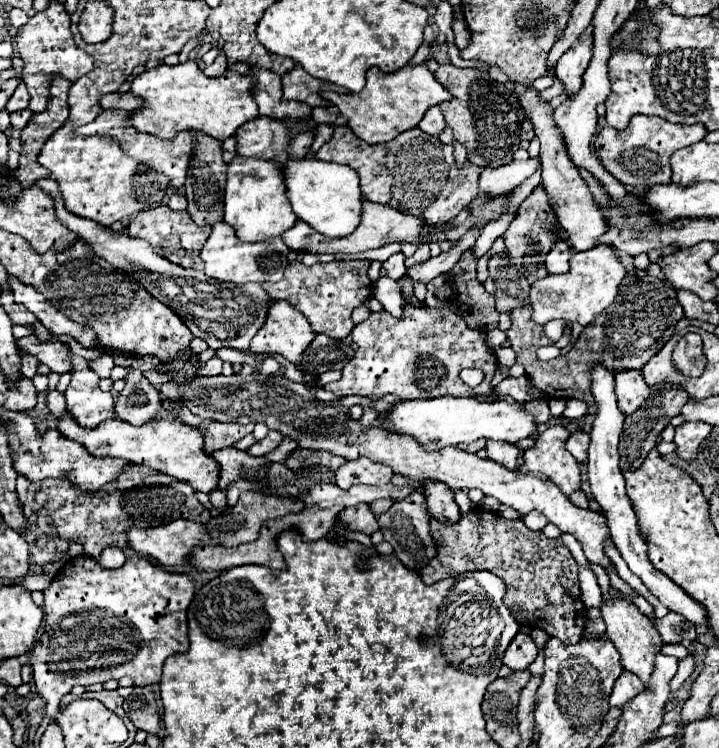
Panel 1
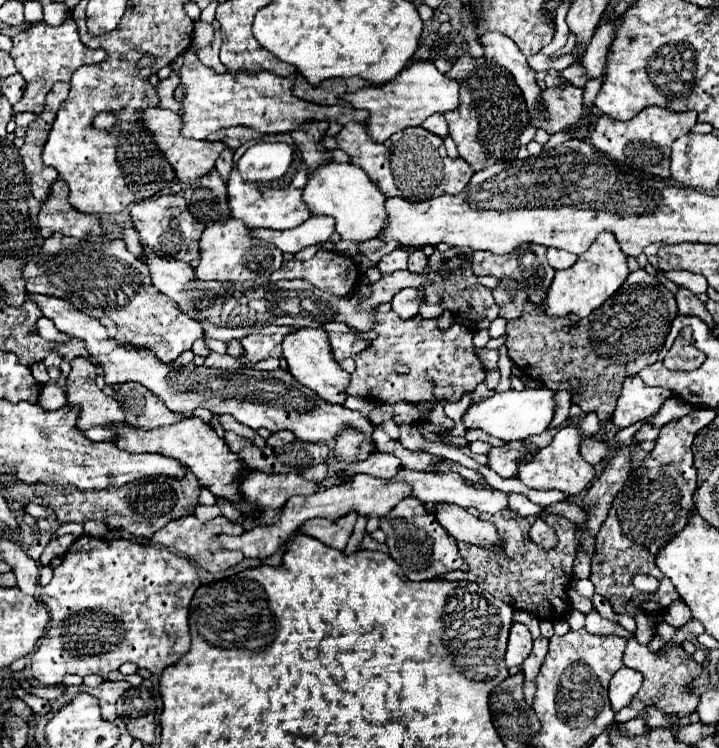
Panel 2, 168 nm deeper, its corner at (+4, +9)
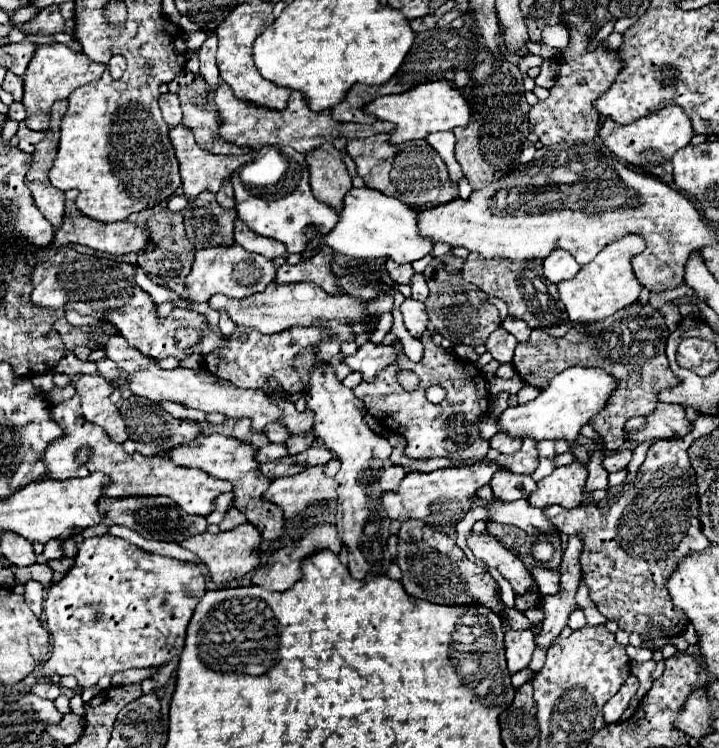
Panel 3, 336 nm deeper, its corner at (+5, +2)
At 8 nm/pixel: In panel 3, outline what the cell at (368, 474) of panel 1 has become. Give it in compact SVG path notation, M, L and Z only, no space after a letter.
M389 466L389 468L383 470L383 474L381 474L381 478L379 478L379 486L381 486L383 490L395 490L405 474L407 474L407 472L405 472L403 466Z

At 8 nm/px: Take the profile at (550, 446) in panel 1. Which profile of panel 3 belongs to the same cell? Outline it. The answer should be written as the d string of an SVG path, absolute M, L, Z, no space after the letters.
M571 446L575 460L567 466L555 468L553 474L545 476L537 482L537 490L527 498L529 504L537 508L545 508L549 504L561 504L563 508L577 508L585 498L585 480L589 452L585 446Z

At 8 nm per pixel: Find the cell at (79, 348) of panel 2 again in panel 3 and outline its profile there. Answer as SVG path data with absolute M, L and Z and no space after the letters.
M101 358L101 360L97 360L95 364L97 364L97 372L99 372L105 380L113 380L113 378L121 376L119 370L115 368L115 362L109 360L109 358Z

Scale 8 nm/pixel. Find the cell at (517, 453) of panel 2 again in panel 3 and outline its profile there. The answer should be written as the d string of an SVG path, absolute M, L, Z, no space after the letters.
M501 468L501 472L495 472L495 476L491 478L491 488L493 488L495 498L513 502L519 498L527 498L537 488L537 484L533 482L531 476L515 474Z

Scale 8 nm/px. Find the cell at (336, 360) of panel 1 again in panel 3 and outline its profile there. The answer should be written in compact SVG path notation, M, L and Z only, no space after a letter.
M365 342L363 346L357 348L357 352L353 356L345 356L343 362L349 368L361 372L365 382L371 382L383 368L387 368L389 364L395 362L395 350L391 346Z

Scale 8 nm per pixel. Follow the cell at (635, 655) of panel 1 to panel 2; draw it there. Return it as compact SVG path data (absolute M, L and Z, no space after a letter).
M634 637L628 639L628 647L624 653L624 665L630 669L636 669L644 675L640 691L634 695L630 705L620 709L616 715L630 715L630 719L642 719L642 713L646 707L656 707L668 715L678 715L678 717L688 717L696 711L700 697L696 693L690 693L688 687L690 683L702 673L702 665L698 665L680 645L664 645L664 653L650 653L646 645L640 645Z

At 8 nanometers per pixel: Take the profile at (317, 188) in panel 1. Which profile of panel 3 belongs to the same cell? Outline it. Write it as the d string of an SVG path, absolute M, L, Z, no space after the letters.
M351 188L343 198L343 208L339 212L339 222L335 224L331 236L325 242L343 256L349 258L393 258L397 264L415 262L427 256L433 248L431 240L421 238L417 230L417 210L407 204L385 196L373 188Z

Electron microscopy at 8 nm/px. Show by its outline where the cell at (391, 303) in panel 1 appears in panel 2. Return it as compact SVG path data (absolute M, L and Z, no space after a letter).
M402 289L396 293L392 299L392 309L402 317L402 319L412 319L420 311L420 295L418 289Z

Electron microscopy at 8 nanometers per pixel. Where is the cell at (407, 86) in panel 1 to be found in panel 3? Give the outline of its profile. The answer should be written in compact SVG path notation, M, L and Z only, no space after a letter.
M439 80L439 82L427 82L427 84L417 84L415 88L409 88L403 94L395 96L381 96L369 104L365 104L365 112L373 114L379 120L387 120L395 124L395 130L389 132L389 142L391 144L401 144L407 140L417 140L425 138L431 132L441 132L441 130L453 130L457 126L467 126L471 112L461 96L461 92L451 84L449 80Z

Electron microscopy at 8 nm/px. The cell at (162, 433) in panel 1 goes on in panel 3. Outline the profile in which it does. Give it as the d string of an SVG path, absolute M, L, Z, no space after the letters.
M201 434L191 444L181 444L179 448L171 448L171 452L163 452L159 456L161 460L173 460L179 466L187 468L199 468L207 472L209 476L215 476L219 480L227 480L233 484L233 506L247 516L251 524L261 532L265 540L279 540L283 536L283 510L279 510L275 504L263 500L263 492L269 486L269 478L265 478L259 472L259 464L255 462L255 448L249 444L239 442L237 438L221 436L221 434Z

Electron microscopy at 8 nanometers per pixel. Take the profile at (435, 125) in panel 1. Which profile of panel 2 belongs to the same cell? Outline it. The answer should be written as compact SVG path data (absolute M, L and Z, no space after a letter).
M436 115L436 117L428 117L428 121L424 121L424 129L428 129L430 133L438 135L438 137L448 137L448 123L444 119L444 115Z

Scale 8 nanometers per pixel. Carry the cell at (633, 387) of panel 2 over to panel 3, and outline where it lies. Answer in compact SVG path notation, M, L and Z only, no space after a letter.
M659 402L651 416L645 416L645 426L641 430L625 430L625 440L659 440L683 436L691 430L691 422L685 416L685 408L679 404Z

